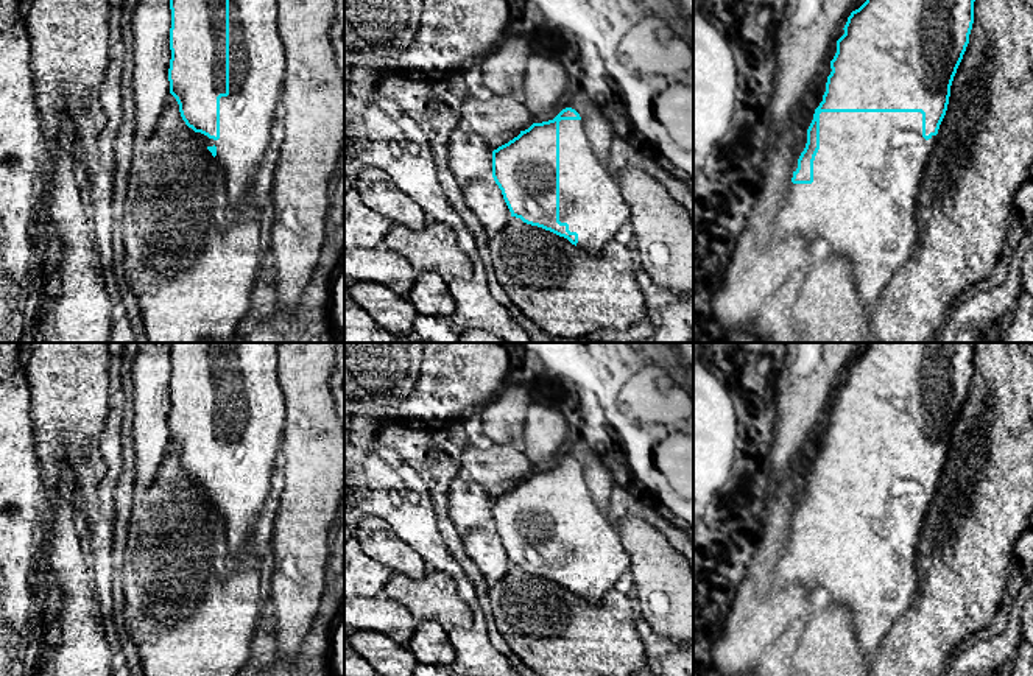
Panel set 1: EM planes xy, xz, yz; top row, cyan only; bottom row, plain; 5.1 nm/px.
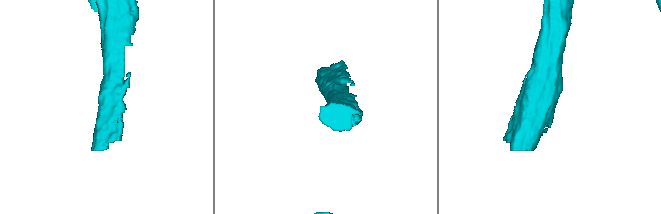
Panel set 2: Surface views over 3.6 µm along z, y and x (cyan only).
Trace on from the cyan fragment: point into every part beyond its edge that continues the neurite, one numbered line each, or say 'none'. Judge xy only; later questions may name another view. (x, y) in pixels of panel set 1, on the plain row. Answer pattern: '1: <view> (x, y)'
1: xy (256, 401)

